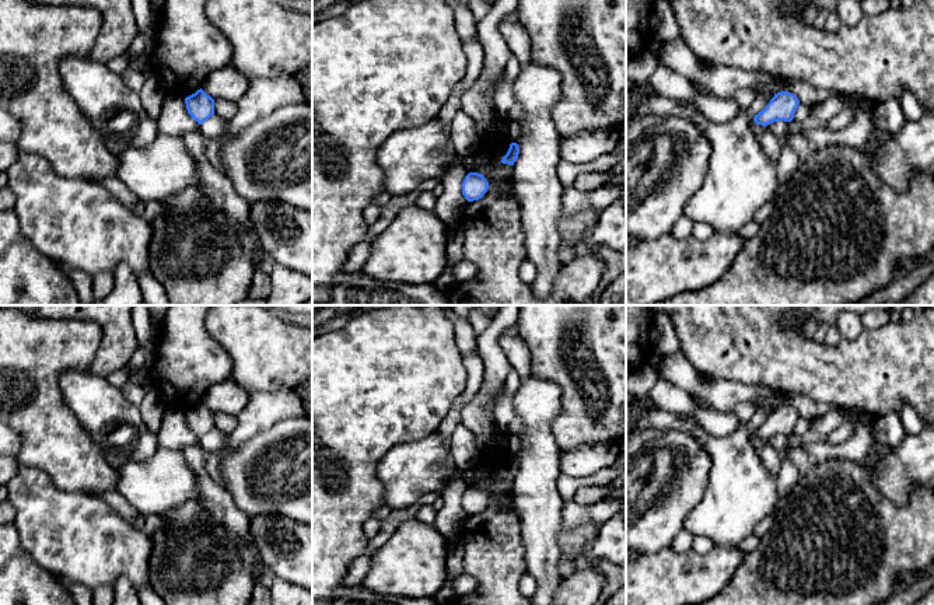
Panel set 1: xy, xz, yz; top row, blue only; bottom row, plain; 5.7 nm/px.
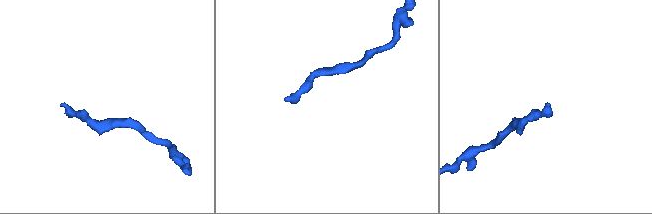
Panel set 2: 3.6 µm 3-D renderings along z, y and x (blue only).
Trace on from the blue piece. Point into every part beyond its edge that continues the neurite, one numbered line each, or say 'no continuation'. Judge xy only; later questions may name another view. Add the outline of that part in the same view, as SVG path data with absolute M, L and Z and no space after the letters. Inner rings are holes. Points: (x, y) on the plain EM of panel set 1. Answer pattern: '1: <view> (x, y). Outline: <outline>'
no continuation

